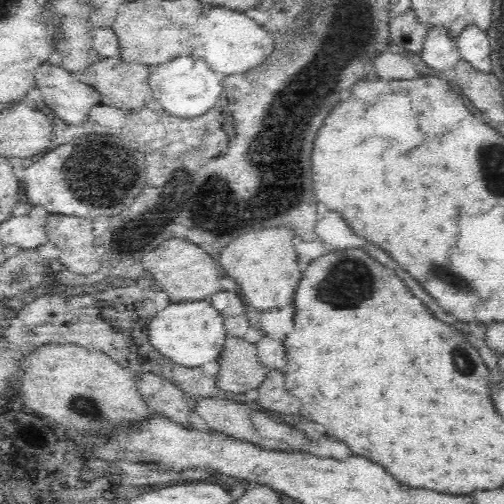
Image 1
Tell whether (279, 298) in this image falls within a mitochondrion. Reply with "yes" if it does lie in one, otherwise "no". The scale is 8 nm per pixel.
no

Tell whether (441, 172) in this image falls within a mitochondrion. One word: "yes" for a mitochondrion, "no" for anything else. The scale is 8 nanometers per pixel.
no

